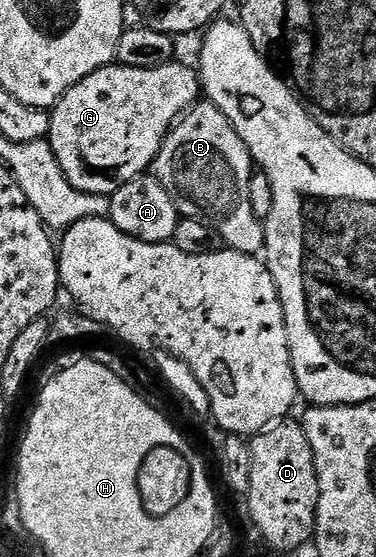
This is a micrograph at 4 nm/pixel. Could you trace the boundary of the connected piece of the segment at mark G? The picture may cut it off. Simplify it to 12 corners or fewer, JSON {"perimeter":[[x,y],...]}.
{"perimeter":[[194,65],[102,66],[51,110],[69,184],[146,175],[201,98]]}

